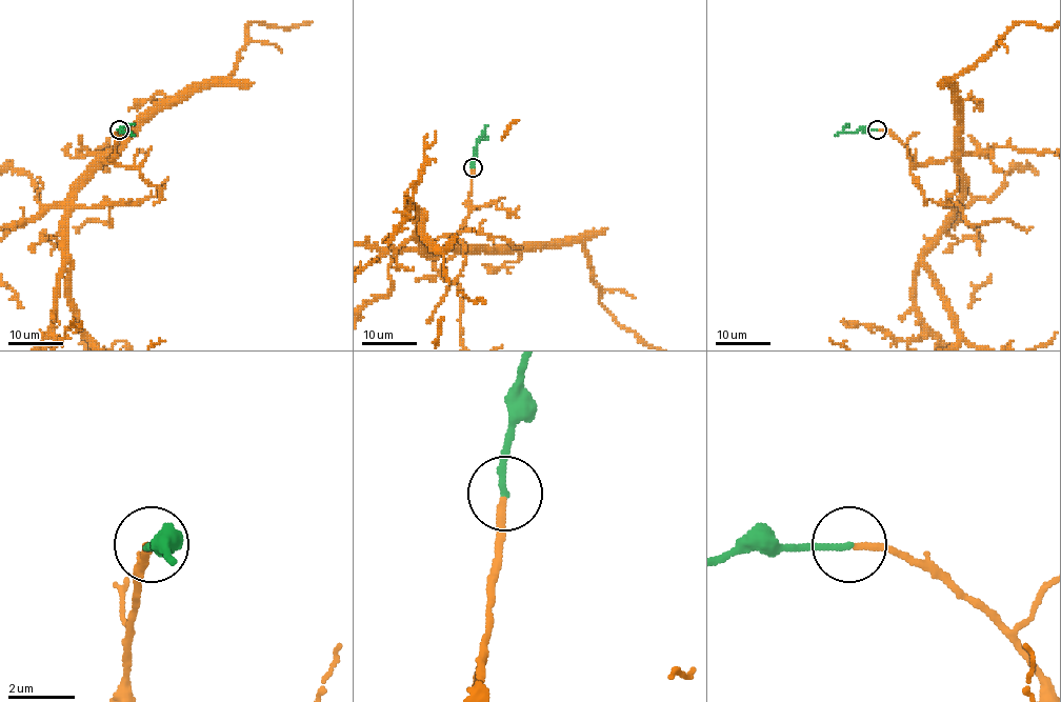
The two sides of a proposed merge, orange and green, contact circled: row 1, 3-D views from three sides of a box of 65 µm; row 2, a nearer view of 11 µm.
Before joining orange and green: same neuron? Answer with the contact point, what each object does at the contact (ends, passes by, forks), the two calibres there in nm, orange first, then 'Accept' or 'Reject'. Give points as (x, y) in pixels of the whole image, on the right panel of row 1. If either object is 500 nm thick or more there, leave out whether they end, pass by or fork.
Place: (877, 129). At the ring orange ends. At the ring green ends. Thickness 200 nm (orange) against 200 nm. Accept

